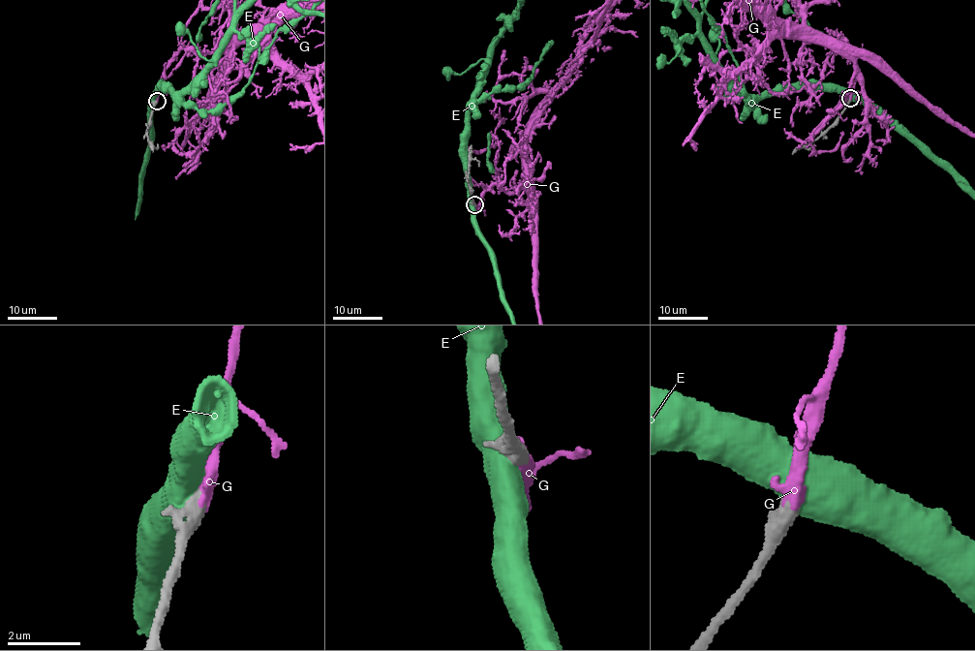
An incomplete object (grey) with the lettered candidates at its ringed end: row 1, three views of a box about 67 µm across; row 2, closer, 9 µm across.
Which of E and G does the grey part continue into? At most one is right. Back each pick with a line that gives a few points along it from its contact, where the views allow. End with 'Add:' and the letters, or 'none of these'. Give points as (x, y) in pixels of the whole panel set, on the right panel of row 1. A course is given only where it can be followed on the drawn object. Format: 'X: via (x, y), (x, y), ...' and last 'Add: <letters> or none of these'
Add: G

